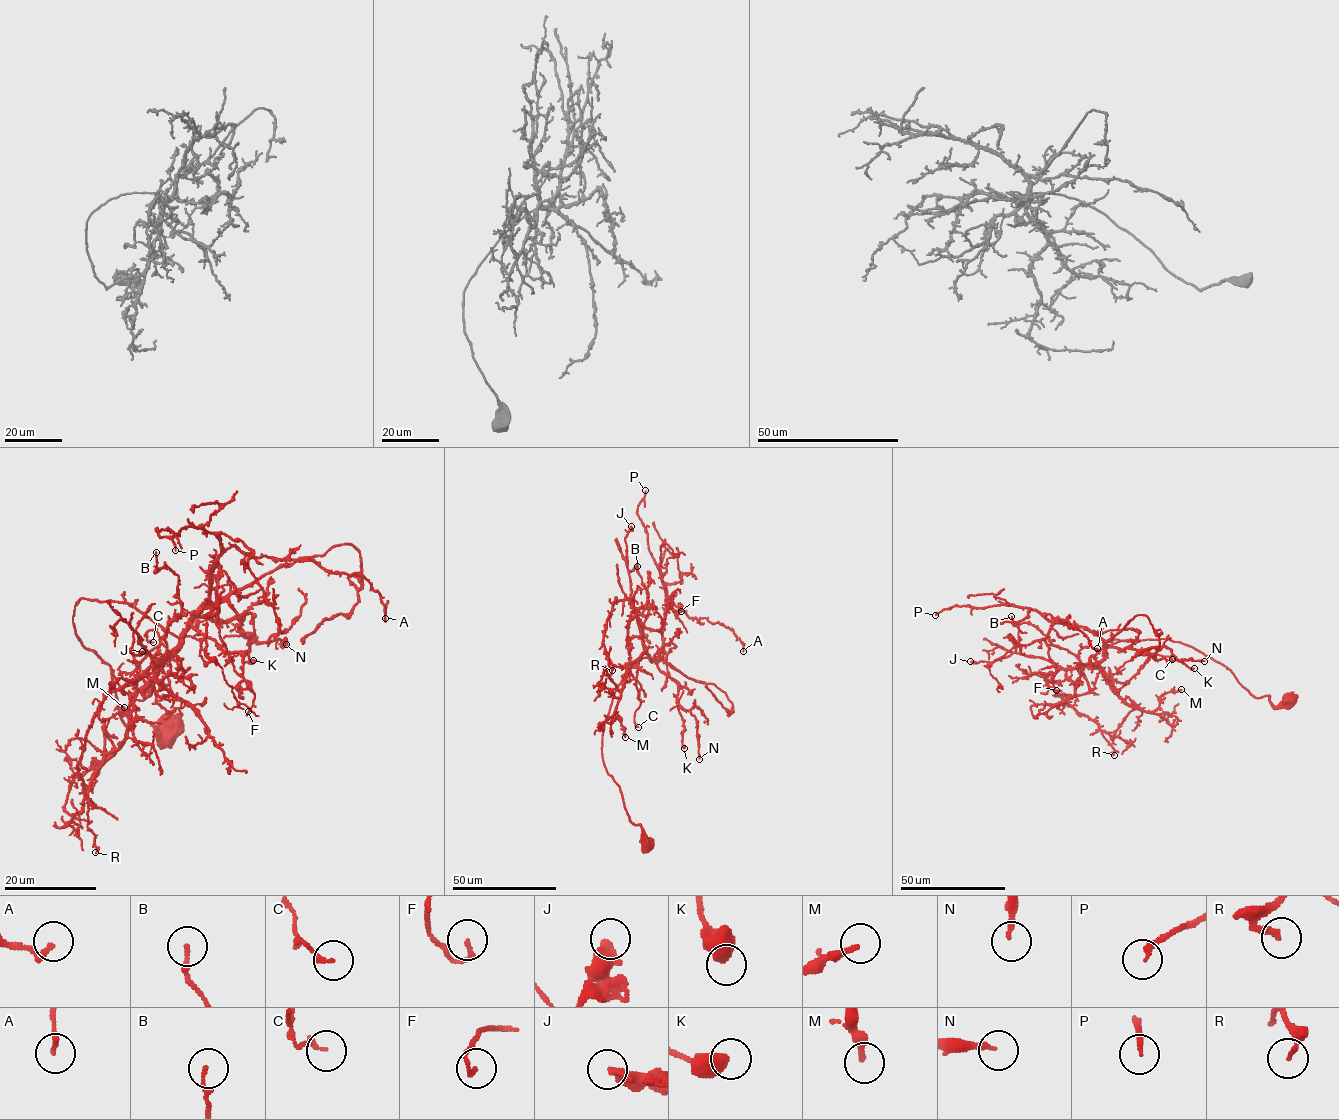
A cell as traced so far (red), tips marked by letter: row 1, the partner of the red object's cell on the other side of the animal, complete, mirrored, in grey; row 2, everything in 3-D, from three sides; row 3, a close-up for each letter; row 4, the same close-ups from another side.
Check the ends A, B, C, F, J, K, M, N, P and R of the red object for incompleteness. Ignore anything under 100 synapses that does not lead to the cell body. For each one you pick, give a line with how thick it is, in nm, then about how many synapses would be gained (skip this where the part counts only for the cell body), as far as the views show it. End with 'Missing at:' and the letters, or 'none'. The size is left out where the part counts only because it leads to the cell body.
Missing at: none

